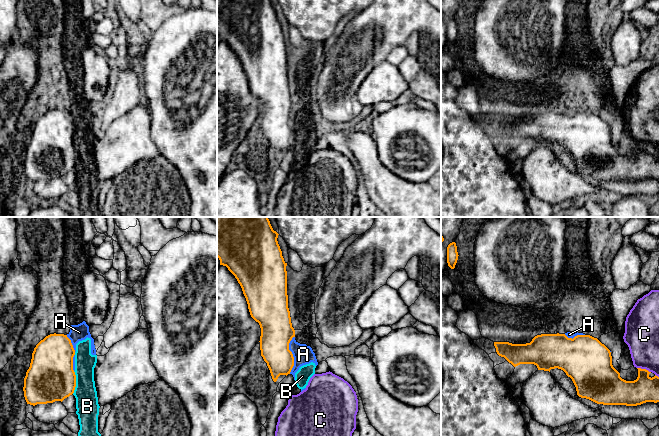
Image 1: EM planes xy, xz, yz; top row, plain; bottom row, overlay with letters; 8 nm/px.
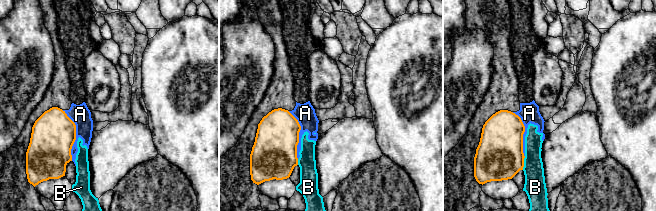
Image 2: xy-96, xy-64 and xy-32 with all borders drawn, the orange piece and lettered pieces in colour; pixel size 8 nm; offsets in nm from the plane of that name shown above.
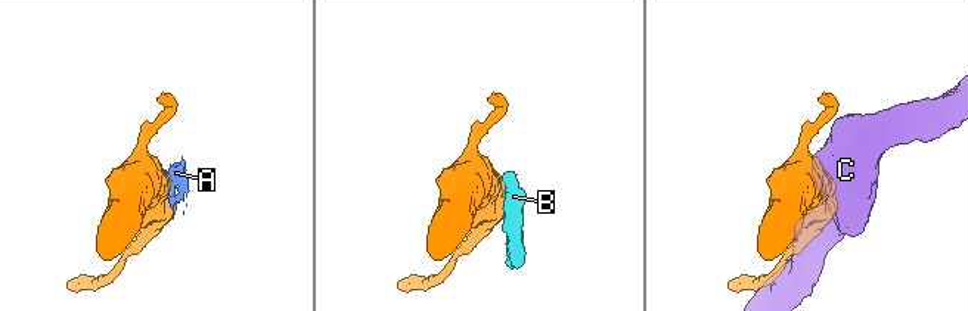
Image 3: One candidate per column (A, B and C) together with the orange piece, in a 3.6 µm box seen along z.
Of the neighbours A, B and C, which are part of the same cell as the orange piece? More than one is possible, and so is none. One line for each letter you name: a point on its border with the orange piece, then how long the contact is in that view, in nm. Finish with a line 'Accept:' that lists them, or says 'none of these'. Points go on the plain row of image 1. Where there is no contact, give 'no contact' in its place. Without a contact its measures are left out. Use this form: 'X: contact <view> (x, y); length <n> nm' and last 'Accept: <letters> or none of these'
Accept: none of these

